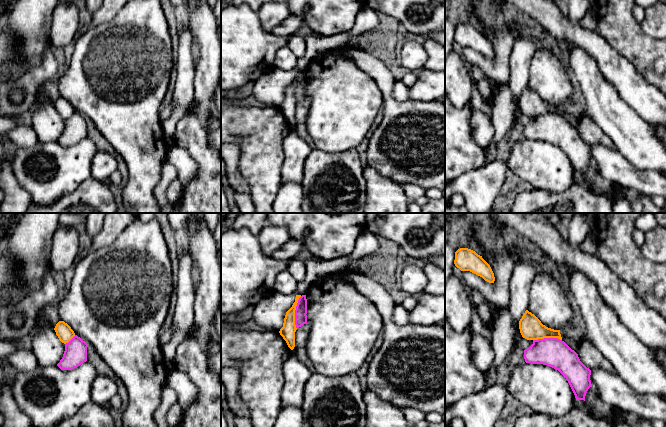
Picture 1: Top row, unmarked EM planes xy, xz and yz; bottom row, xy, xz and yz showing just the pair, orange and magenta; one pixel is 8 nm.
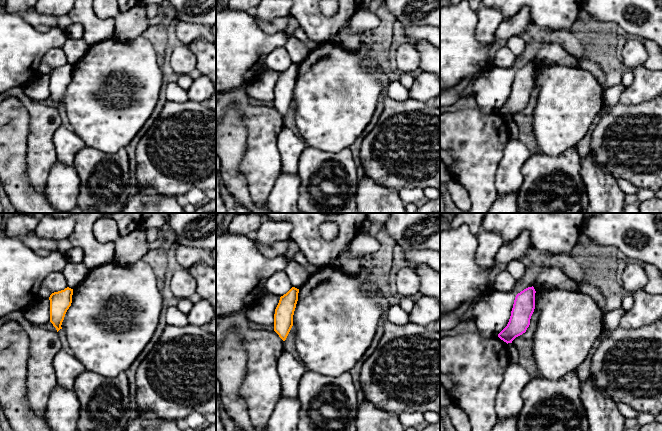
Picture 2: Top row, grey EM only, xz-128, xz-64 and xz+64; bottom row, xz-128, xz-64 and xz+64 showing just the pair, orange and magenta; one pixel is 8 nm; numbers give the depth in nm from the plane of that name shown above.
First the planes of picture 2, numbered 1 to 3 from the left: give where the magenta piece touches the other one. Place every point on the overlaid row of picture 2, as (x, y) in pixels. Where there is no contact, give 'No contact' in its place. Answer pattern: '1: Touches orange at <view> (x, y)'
1: No contact
2: No contact
3: No contact

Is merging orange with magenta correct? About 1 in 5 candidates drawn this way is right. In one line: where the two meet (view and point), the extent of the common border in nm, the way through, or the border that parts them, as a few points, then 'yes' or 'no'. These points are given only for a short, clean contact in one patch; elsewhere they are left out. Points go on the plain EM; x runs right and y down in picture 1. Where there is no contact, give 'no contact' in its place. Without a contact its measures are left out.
contact xz (294, 88); length 260 nm; border xz (301, 72), (295, 86), (296, 104); no

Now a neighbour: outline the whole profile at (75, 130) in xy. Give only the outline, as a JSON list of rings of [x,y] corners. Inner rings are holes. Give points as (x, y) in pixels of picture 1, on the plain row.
[[[75,111],[65,120],[65,127],[62,135],[57,140],[61,146],[72,146],[87,137],[88,120]]]

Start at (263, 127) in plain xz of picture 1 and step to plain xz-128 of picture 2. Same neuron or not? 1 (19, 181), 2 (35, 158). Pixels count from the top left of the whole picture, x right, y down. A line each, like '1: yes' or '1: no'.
1: no
2: yes

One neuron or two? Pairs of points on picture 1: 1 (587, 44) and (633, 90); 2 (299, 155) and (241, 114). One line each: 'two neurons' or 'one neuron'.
1: one neuron
2: two neurons

